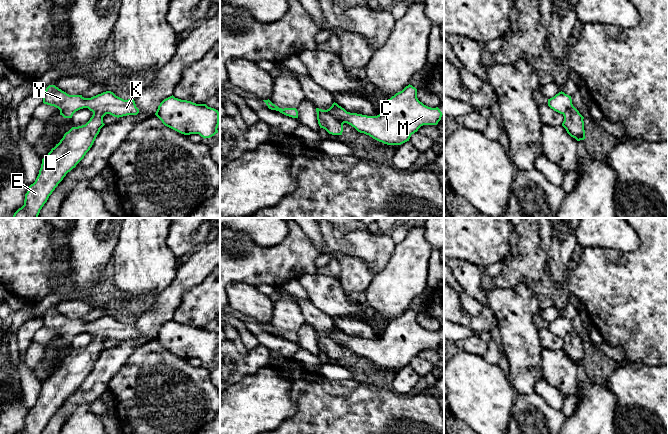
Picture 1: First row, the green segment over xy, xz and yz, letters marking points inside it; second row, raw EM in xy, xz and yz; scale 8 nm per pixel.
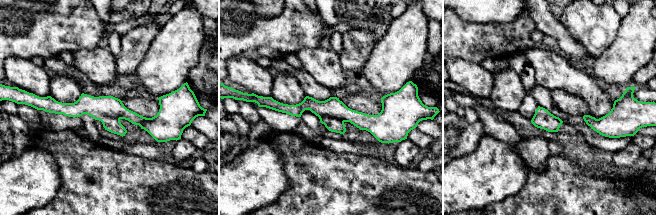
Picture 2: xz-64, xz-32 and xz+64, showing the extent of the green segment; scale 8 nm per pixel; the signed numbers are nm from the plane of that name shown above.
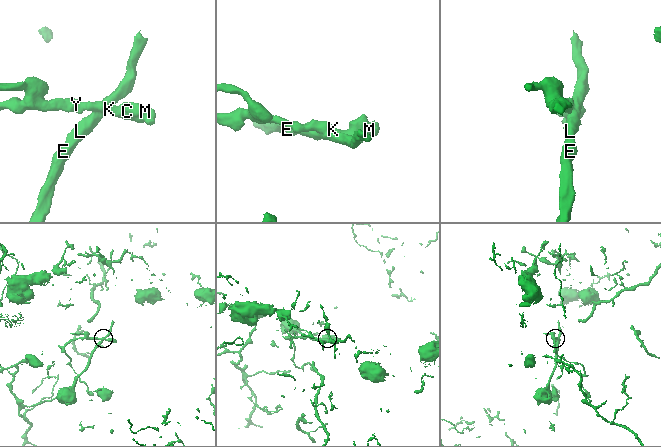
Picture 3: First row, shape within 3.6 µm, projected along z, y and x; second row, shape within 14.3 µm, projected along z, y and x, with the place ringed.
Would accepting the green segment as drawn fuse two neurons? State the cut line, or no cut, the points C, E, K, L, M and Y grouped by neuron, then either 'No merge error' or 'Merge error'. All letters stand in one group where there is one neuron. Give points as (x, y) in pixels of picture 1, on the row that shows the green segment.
Split along xz (317, 112), (330, 114), (343, 123). Groups: C K M Y / E L. Merge error

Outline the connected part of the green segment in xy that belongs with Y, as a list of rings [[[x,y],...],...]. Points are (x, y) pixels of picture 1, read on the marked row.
[[[55,85],[46,88],[43,93],[43,103],[58,108],[64,118],[72,118],[76,111],[83,108],[88,108],[93,113],[101,112],[117,118],[139,113],[134,99],[124,100],[111,91],[84,98],[82,95],[69,95]]]

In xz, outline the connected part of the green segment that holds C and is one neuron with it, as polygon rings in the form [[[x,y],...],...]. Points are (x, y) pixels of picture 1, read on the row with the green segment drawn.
[[[410,84],[386,100],[377,116],[350,113],[335,102],[327,110],[316,108],[316,112],[329,114],[387,145],[401,145],[409,141],[421,126],[437,125],[443,115],[438,107],[431,108],[420,102],[417,89]]]

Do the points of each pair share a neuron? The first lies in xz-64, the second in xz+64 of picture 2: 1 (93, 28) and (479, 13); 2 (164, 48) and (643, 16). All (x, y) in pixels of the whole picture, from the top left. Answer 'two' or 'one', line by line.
1: two
2: one

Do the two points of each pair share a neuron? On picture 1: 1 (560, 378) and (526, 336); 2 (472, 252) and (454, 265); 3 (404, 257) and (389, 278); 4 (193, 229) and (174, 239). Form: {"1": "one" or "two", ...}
{"1": "two", "2": "two", "3": "one", "4": "one"}

